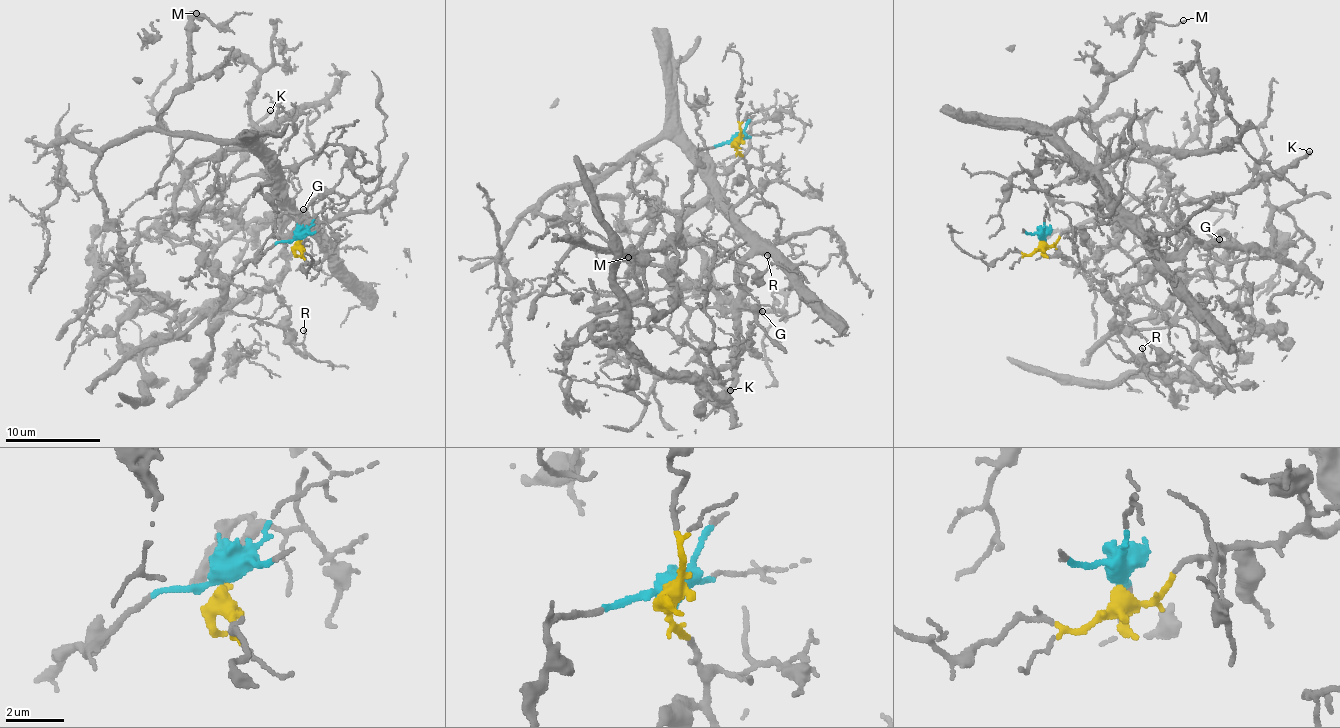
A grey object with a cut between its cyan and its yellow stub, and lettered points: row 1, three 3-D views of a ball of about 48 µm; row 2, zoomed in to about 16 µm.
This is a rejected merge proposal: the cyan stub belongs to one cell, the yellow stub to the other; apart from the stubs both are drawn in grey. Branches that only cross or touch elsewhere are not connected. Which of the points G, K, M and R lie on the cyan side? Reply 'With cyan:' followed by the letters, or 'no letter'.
With cyan: R

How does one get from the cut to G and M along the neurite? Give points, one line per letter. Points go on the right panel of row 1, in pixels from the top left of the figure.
G: (1041, 242), (1050, 246), (1063, 233), (1128, 221), (1166, 255), (1179, 255), (1194, 242), (1204, 246), (1218, 240)
M: (1041, 242), (1113, 216), (1052, 129), (1081, 120), (1121, 76), (1151, 17), (1184, 21)

